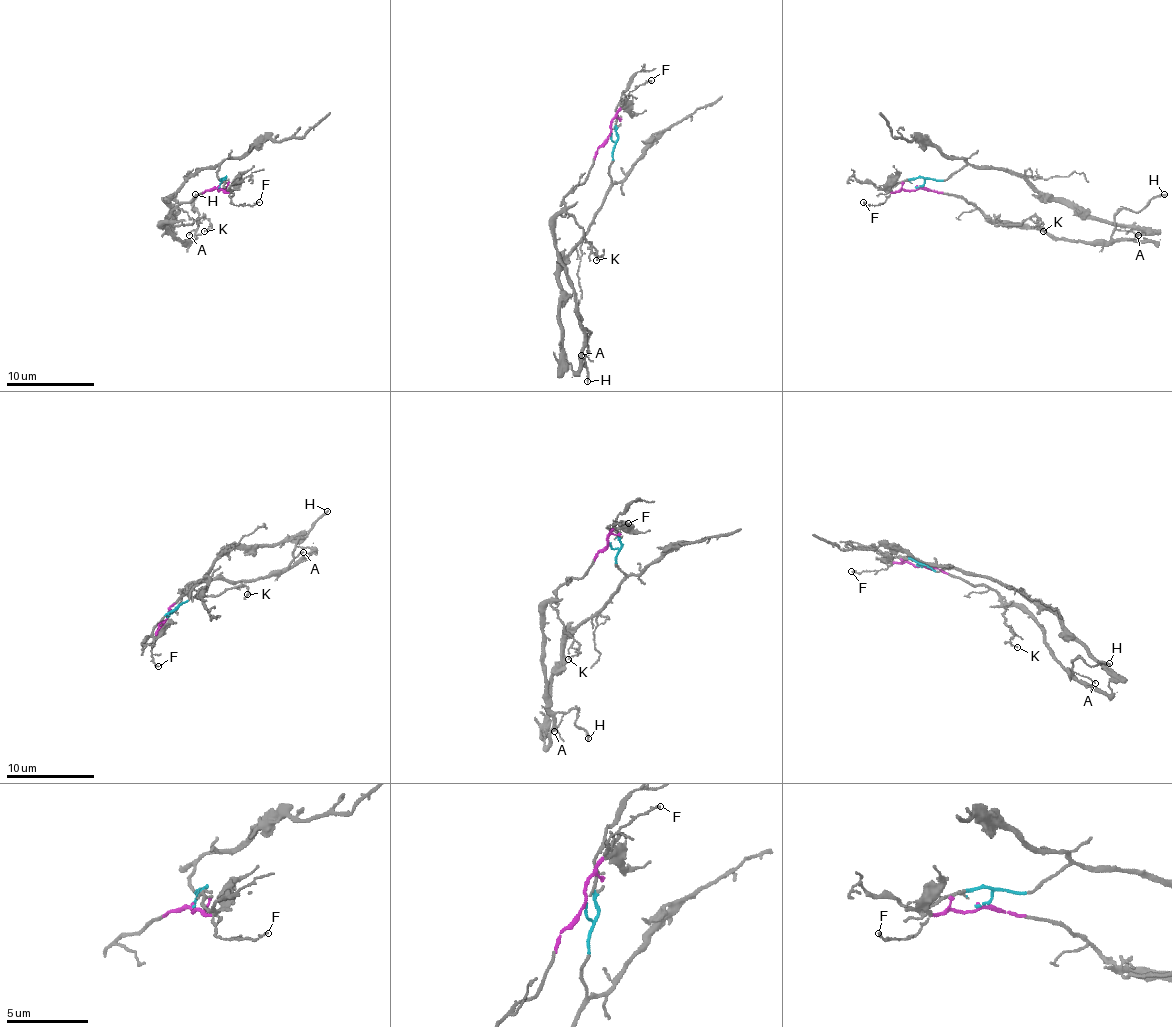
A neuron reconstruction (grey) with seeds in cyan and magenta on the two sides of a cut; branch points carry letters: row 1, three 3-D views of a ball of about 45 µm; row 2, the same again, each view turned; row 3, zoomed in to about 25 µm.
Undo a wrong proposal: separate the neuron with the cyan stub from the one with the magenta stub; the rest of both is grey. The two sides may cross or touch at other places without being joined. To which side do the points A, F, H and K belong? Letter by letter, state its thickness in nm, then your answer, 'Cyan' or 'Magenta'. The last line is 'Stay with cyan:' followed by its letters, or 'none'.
A: Thickness 140 nm. Magenta
F: Thickness 120 nm. Magenta
H: Thickness 190 nm. Magenta
K: Thickness 100 nm. Magenta
Stay with cyan: none

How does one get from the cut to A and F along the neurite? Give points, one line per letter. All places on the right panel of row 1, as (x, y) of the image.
A: (918, 188), (962, 197), (979, 212), (1010, 225), (1039, 228), (1057, 239), (1107, 241), (1116, 230), (1138, 234)
F: (918, 188), (891, 192), (880, 203), (867, 206), (863, 201)

